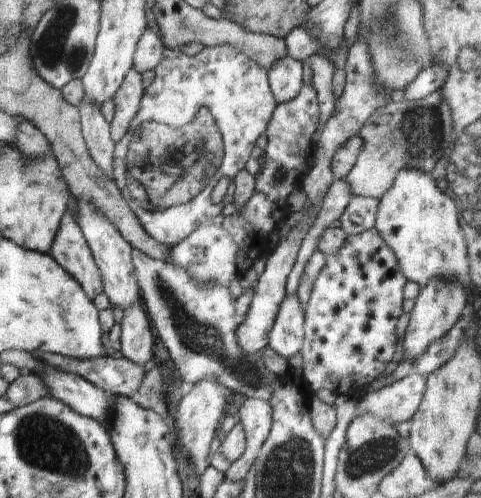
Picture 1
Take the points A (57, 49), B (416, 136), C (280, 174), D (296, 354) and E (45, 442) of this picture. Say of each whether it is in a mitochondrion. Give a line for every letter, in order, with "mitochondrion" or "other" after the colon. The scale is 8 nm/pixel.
A: mitochondrion
B: mitochondrion
C: mitochondrion
D: other
E: mitochondrion

